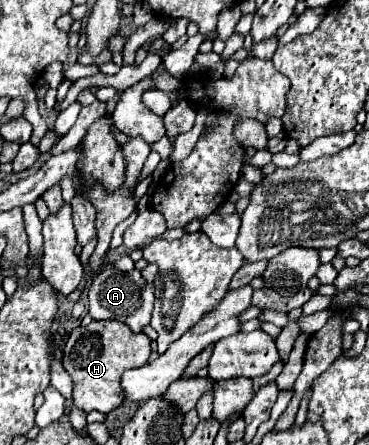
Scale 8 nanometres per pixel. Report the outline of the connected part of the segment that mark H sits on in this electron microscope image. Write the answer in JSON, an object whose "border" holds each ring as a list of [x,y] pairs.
{"border":[[[108,319],[108,321],[92,321],[86,327],[76,327],[66,345],[64,345],[64,359],[62,365],[70,373],[74,381],[74,405],[90,411],[110,413],[114,411],[124,395],[120,387],[120,377],[126,369],[142,367],[148,363],[150,357],[150,339],[144,333],[134,333],[126,323]]]}

